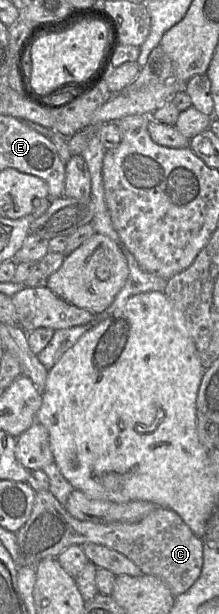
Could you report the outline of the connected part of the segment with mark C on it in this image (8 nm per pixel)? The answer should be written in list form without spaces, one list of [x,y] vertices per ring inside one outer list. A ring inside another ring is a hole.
[[[49,491],[36,492],[31,515],[16,532],[18,566],[35,567],[41,560],[57,557],[71,545],[94,543],[116,550],[134,562],[143,574],[162,580],[176,597],[198,579],[203,566],[203,539],[196,536],[175,511],[158,507],[136,522],[95,523],[72,517]]]

